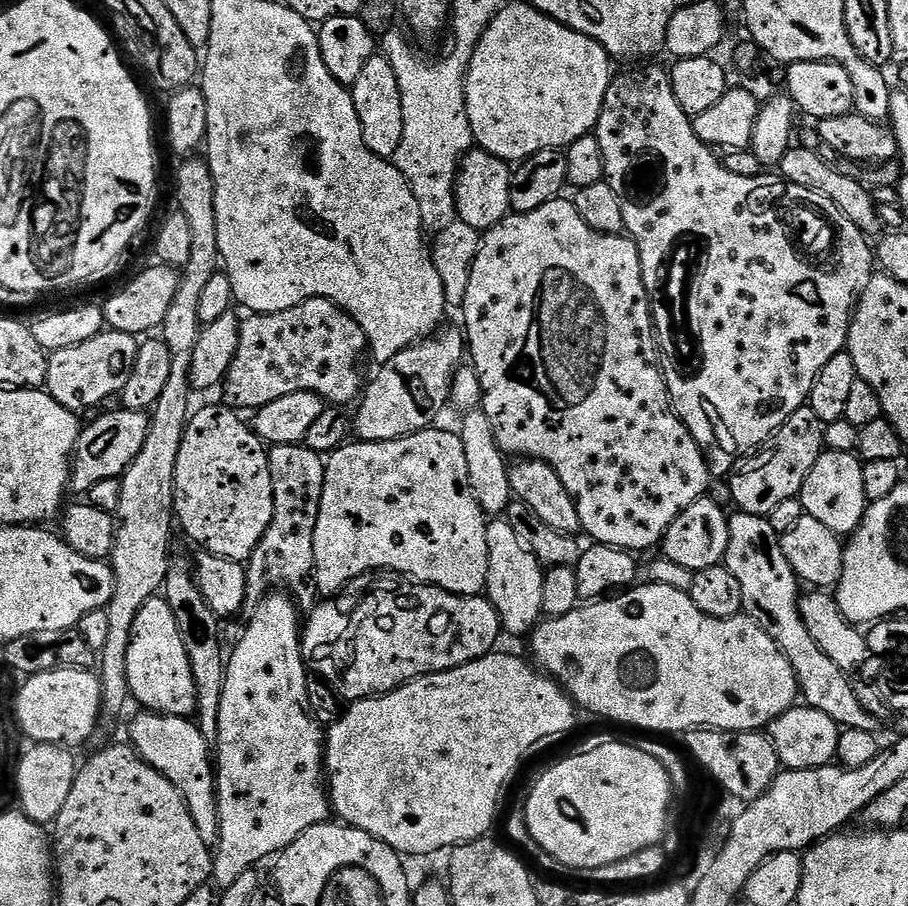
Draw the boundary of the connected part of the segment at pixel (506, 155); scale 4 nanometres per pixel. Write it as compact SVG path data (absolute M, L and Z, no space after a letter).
M509 2L492 19L490 26L486 26L486 30L482 34L482 38L478 42L474 54L470 58L468 72L464 75L464 101L466 102L466 114L470 118L473 141L483 151L489 152L492 156L497 156L499 160L509 162L519 162L527 158L527 156L533 156L547 148L555 148L557 150L567 149L576 140L589 135L595 129L598 121L600 121L602 102L606 98L606 90L614 79L612 67L614 67L612 57L609 56L601 44L594 42L586 34L578 34L574 30L570 30L562 22L558 22L554 18L542 14L537 8L530 6L527 2L520 2L520 4Z

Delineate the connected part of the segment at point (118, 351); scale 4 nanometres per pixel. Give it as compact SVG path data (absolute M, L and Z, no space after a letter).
M105 330L100 335L82 342L82 346L66 346L48 357L48 382L46 391L71 412L83 413L83 408L92 408L111 396L119 397L136 361L137 337L125 332Z

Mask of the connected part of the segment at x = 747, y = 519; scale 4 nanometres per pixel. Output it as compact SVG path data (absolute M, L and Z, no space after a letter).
M736 510L729 515L730 546L726 546L723 567L734 574L738 586L742 586L744 612L756 623L786 654L790 666L796 675L799 695L807 707L822 710L830 714L841 729L853 728L876 732L878 721L863 708L852 689L850 677L838 668L823 653L822 647L814 642L806 623L799 613L799 602L802 595L801 581L797 580L786 554L782 554L780 545L781 533L770 526L766 516L755 516Z

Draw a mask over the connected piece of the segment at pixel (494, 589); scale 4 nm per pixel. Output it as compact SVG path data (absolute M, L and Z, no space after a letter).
M507 518L488 520L486 534L486 550L488 551L488 586L486 595L489 602L498 610L501 629L512 636L524 636L536 631L544 616L542 606L542 582L545 567L518 542L514 535L514 526L510 526Z

